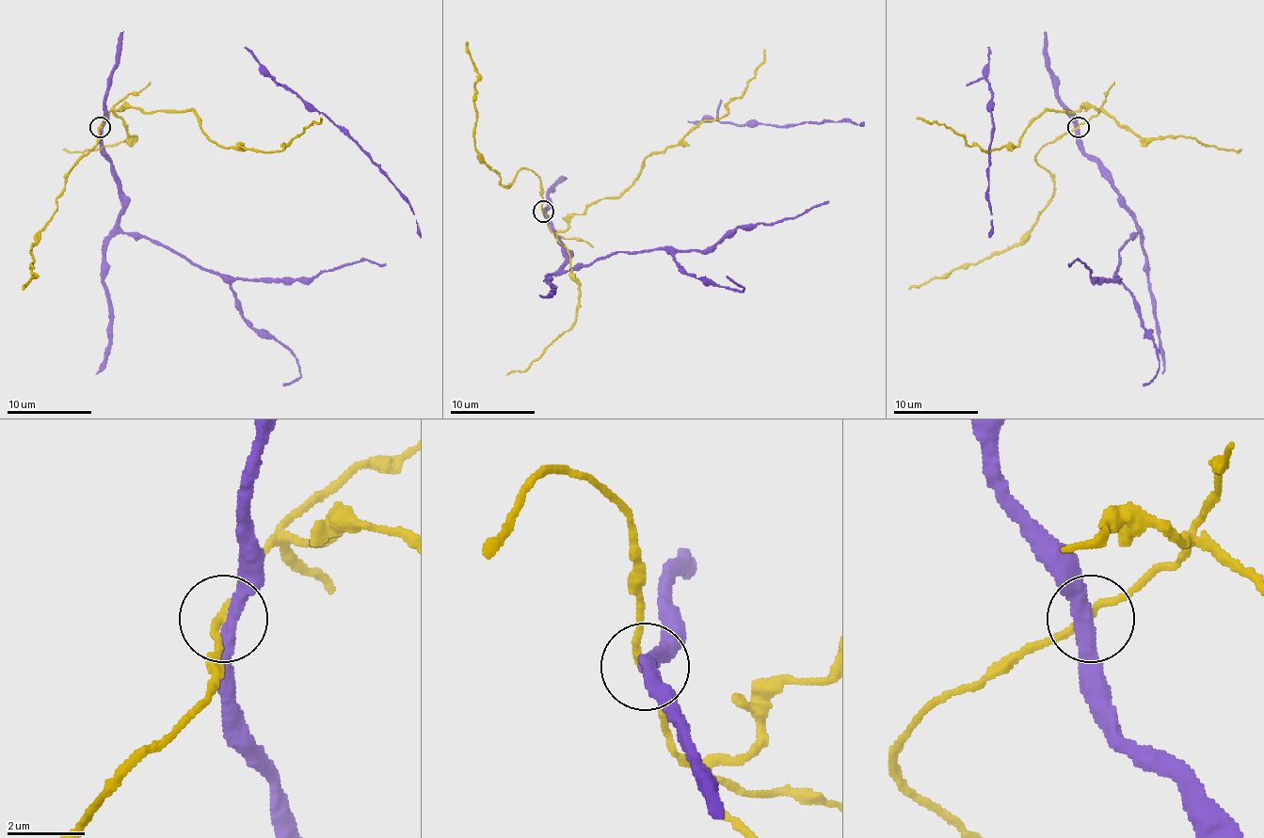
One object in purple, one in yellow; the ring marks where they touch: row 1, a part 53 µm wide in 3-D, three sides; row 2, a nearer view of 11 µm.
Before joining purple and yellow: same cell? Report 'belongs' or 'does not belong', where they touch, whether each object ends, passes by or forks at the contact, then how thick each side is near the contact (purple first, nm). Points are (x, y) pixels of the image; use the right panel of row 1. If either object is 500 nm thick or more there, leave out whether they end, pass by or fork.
does not belong | (1078, 127) | purple passes by | yellow passes by | 360/170 nm

